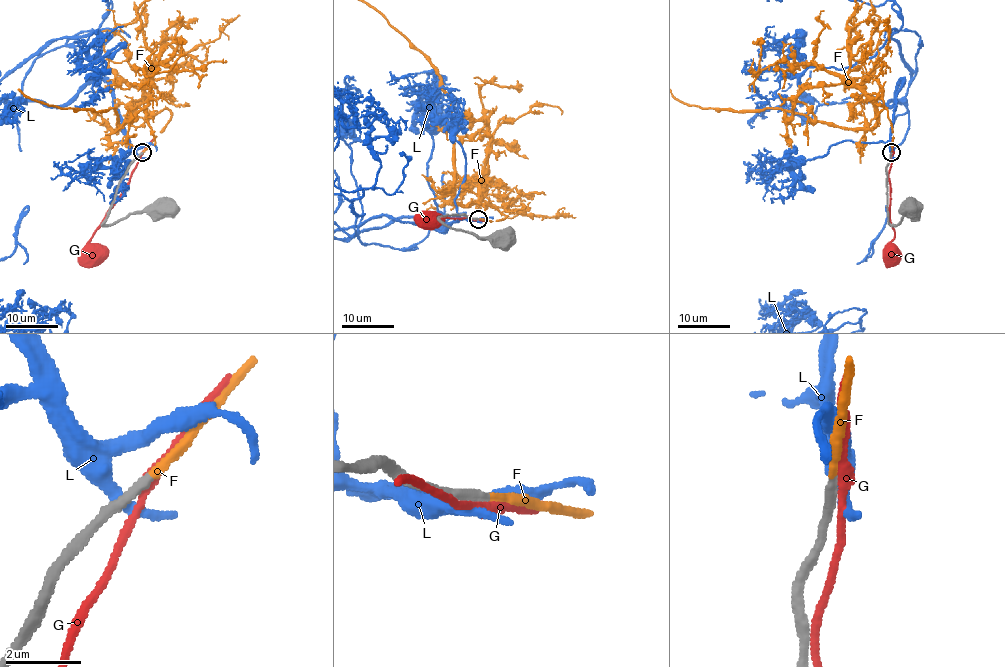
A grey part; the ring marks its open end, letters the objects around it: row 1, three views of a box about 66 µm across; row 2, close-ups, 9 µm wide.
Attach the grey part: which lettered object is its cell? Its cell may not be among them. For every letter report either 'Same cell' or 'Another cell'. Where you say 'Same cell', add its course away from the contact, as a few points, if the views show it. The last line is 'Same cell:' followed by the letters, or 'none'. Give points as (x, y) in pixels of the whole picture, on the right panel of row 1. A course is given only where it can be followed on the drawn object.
F: Same cell
G: Another cell
L: Another cell
Same cell: F

